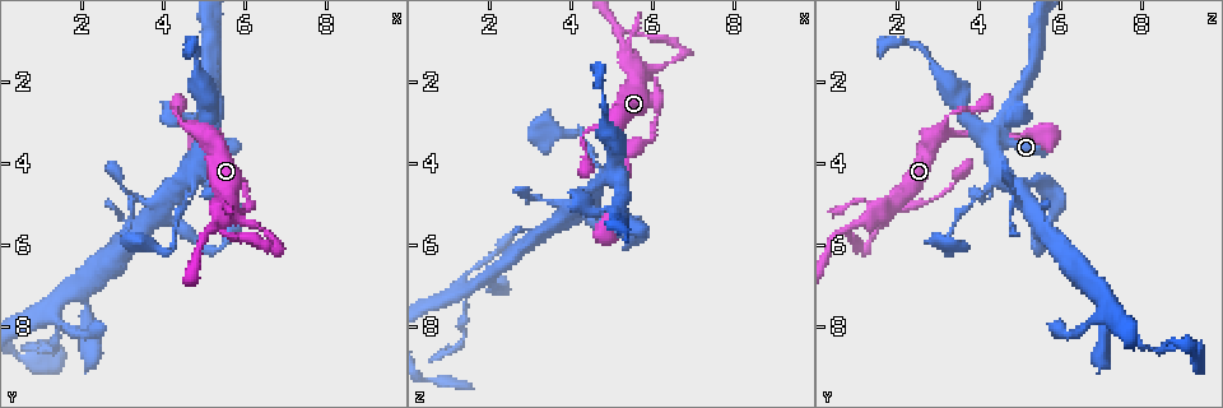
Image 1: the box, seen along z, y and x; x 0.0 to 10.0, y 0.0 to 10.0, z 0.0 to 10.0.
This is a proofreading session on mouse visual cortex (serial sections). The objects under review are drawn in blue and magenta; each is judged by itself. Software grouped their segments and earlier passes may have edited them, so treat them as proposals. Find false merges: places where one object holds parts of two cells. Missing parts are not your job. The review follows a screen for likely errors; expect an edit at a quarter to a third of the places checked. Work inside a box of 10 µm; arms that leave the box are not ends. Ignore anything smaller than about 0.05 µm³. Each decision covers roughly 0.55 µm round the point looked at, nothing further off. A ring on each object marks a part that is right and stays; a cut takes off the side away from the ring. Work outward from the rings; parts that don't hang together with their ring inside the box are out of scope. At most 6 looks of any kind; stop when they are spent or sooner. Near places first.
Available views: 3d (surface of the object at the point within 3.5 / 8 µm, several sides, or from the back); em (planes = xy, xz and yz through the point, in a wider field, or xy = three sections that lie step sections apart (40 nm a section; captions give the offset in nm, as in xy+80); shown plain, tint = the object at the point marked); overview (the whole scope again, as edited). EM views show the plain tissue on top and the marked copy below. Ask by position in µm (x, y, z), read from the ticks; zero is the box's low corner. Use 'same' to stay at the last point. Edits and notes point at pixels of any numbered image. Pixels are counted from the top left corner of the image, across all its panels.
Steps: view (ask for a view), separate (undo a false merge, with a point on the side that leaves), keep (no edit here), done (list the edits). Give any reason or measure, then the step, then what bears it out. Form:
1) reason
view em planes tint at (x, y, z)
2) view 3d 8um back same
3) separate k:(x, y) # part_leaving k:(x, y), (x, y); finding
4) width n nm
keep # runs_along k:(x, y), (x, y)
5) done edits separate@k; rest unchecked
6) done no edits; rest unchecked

sharp bend
view 3d 3.5um at (4.95, 4.10, 4.30)

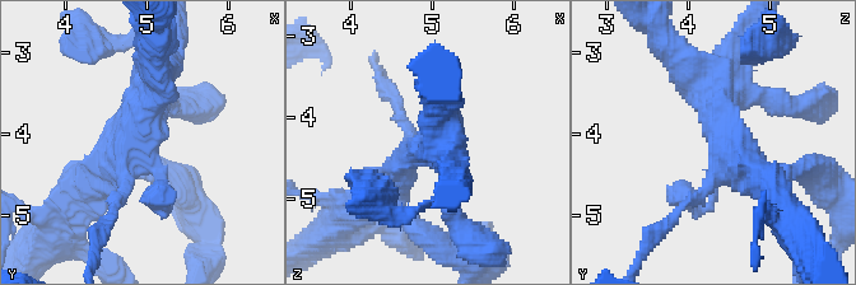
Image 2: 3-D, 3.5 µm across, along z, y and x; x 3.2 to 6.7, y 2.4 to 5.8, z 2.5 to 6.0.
view em xy step 3 tint at (4.95, 4.10, 4.30)

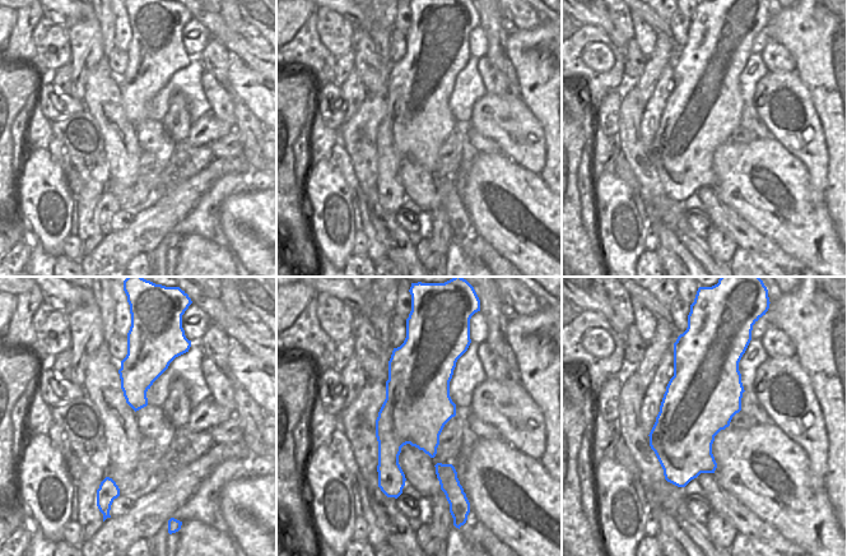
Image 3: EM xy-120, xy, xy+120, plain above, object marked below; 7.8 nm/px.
keep # runs_along 2:(756, 96), (720, 107), (697, 209); one cell here

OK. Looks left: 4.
narrows sharply
view 3d 3.5um at (4.25, 2.70, 3.35)

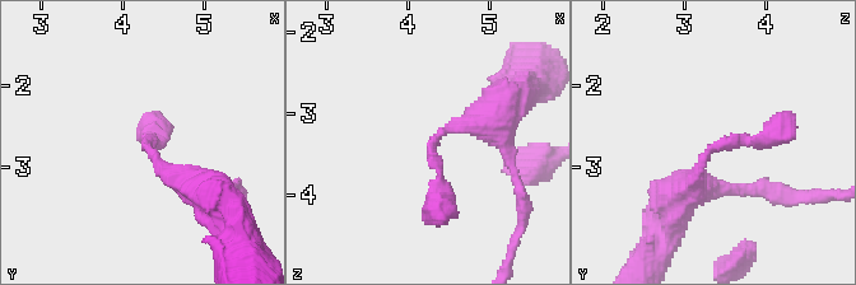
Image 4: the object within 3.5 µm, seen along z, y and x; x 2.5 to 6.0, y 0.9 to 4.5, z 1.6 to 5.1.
now the EM
view em xy step 1 tint at (4.30, 2.75, 3.35)

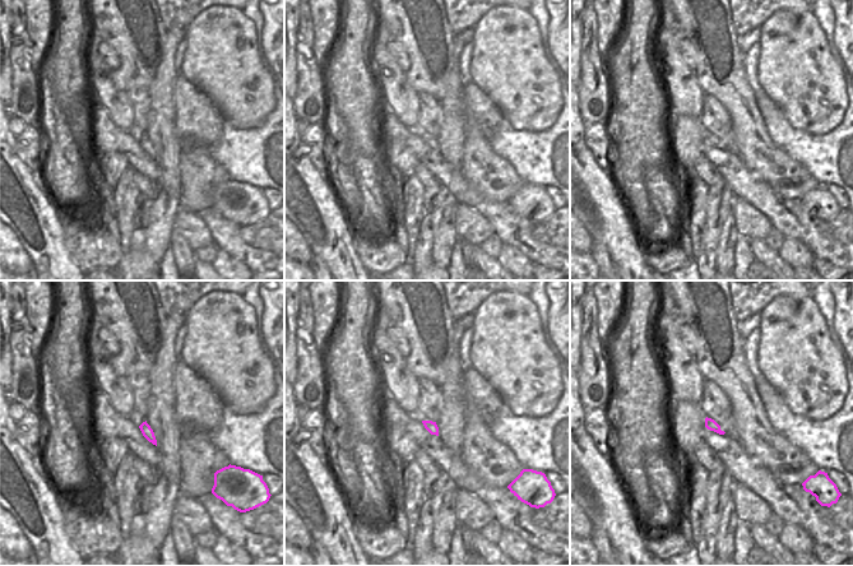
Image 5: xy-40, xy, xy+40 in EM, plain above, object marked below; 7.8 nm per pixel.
keep # runs_along 4:(689, 190), (708, 150), (787, 120); one cell here

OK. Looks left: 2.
thin neck
view 3d 3.5um back at (1.35, 7.60, 7.10)

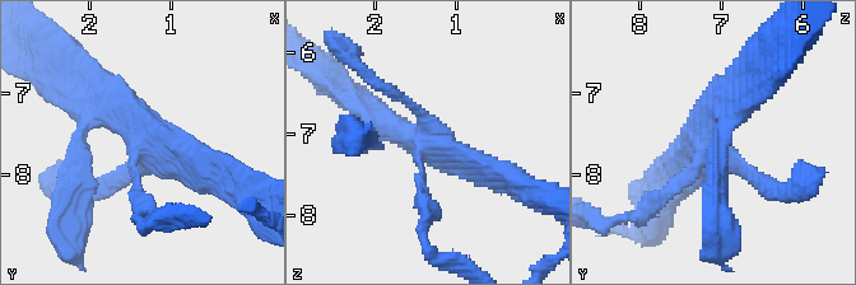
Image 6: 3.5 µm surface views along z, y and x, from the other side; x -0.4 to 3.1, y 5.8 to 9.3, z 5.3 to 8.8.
arms 4; arm_widths 150, 150, 350, 350 nm
view em xy step 2 tint at (1.40, 7.60, 7.10)

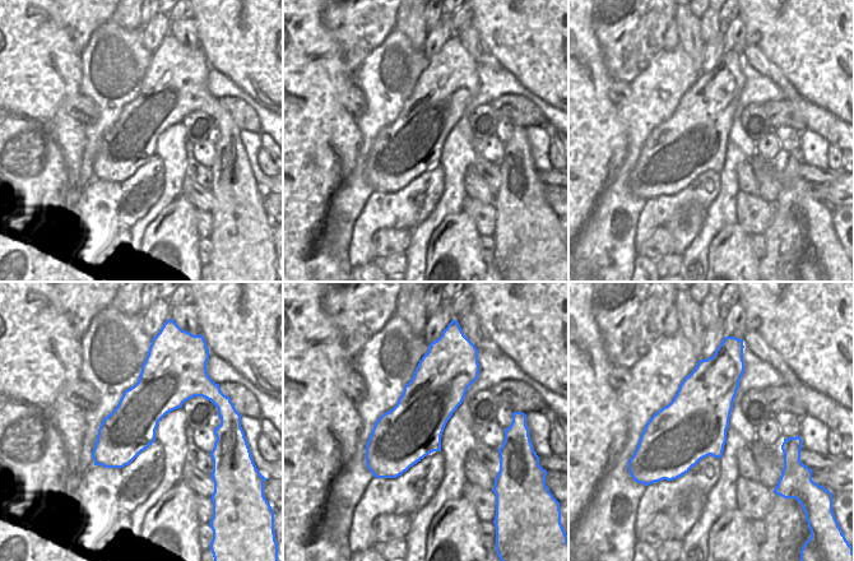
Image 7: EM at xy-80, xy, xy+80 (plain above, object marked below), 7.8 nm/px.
keep # all the same cell

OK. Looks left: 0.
done no edits; rest unchecked

